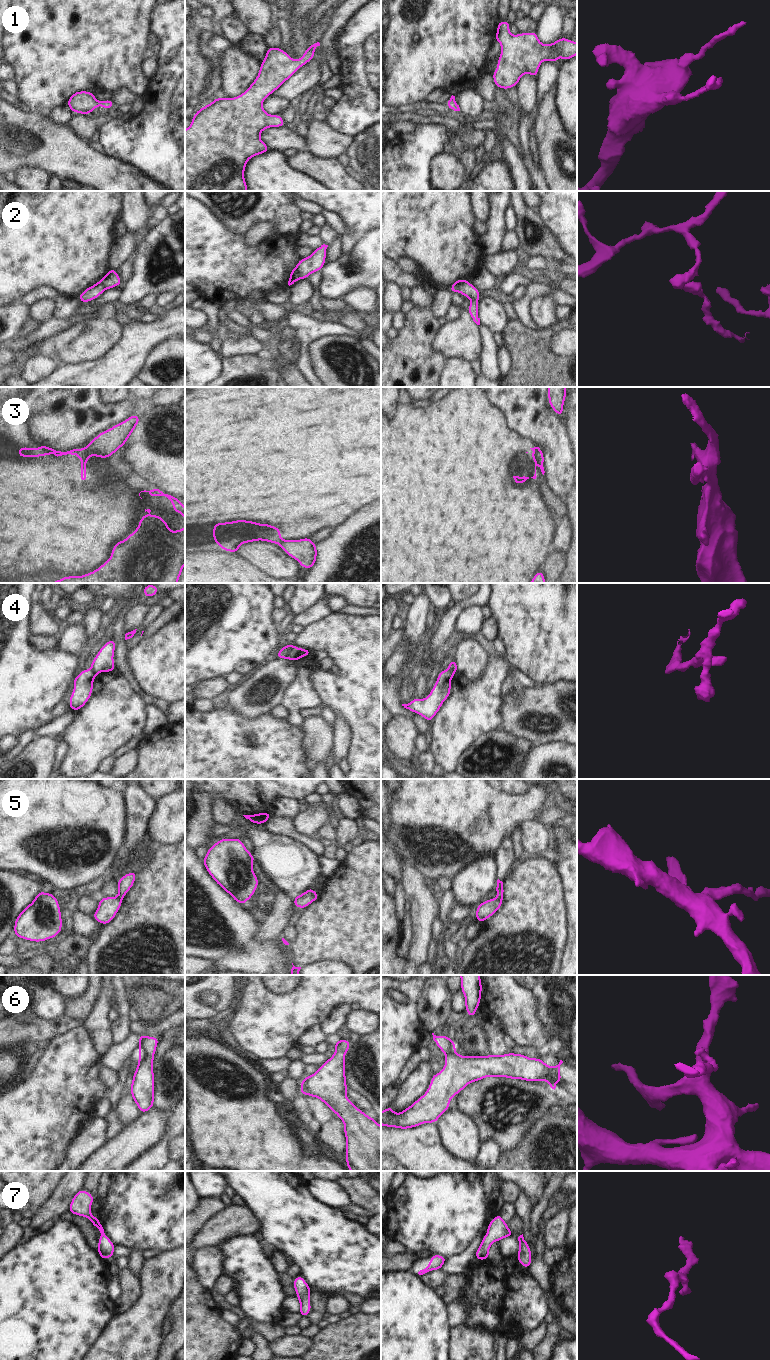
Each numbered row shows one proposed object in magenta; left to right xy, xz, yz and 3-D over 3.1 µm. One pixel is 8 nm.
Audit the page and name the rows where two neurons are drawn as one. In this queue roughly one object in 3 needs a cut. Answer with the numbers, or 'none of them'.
2, 3, 4, 5

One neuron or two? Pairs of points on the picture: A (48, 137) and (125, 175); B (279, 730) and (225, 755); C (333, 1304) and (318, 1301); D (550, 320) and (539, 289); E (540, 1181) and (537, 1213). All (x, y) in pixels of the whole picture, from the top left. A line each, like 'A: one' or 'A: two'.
A: one
B: one
C: two
D: two
E: two

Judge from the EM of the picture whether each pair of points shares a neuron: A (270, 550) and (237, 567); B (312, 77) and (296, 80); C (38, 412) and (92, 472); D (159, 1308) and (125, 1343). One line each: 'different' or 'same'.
A: different
B: same
C: different
D: same

